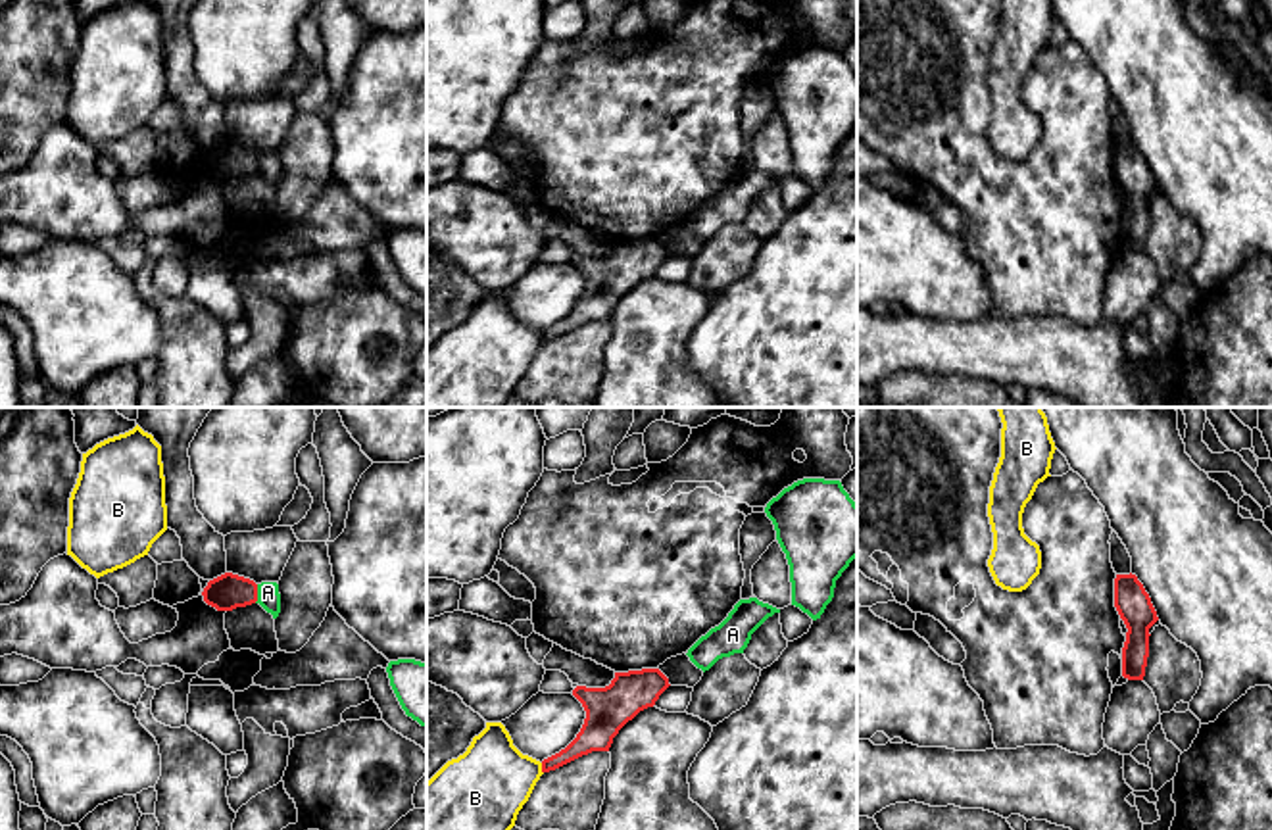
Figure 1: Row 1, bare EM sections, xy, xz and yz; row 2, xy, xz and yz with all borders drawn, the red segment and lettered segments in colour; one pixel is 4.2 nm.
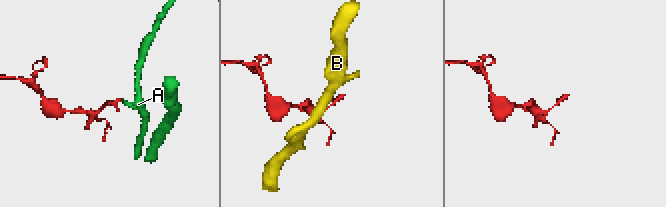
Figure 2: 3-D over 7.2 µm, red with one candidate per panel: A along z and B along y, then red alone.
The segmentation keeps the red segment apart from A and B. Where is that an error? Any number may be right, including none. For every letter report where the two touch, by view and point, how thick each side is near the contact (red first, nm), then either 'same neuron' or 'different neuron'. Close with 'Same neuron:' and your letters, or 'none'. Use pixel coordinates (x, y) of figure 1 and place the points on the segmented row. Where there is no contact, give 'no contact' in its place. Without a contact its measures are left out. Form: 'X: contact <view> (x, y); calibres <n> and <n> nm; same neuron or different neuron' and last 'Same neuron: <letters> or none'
A: contact xy (256, 594); calibres 150 and 100 nm; different neuron
B: contact xz (542, 769); calibres 120 and 340 nm; different neuron
Same neuron: none

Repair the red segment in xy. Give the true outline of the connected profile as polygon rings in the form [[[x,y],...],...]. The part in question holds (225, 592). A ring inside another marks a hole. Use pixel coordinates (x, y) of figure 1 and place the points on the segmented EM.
[[[225,573],[209,580],[202,596],[217,611],[232,611],[257,601],[257,584],[250,578]]]

